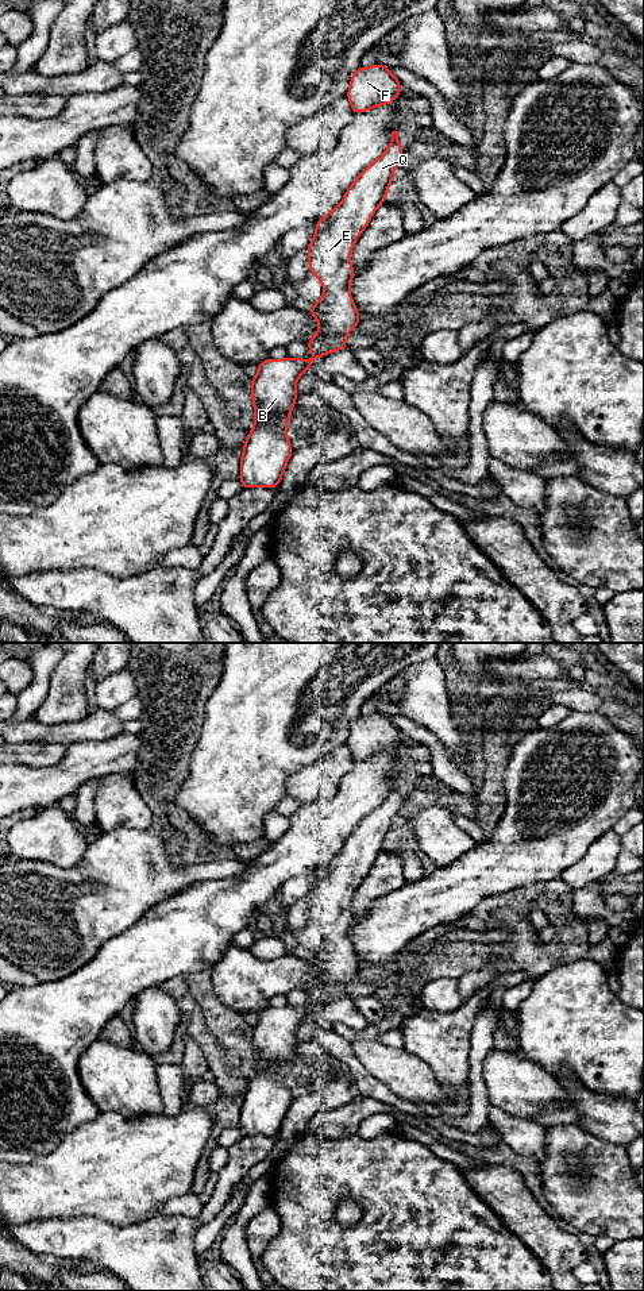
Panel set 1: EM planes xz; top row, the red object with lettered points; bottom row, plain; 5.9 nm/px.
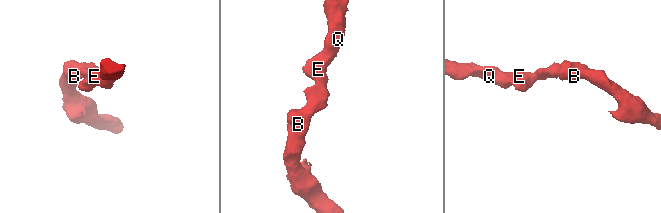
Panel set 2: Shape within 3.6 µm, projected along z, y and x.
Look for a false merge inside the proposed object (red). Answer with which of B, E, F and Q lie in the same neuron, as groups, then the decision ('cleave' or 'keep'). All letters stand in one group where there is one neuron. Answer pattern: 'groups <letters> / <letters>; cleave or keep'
groups B E F Q; keep

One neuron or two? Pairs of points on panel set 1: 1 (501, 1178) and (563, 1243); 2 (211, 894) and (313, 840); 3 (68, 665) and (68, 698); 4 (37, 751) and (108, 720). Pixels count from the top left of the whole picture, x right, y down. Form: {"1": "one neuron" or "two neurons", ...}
{"1": "one neuron", "2": "one neuron", "3": "one neuron", "4": "two neurons"}

